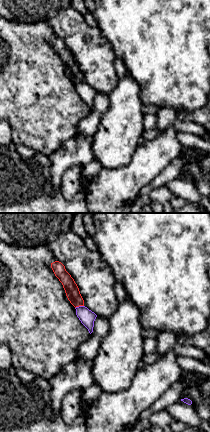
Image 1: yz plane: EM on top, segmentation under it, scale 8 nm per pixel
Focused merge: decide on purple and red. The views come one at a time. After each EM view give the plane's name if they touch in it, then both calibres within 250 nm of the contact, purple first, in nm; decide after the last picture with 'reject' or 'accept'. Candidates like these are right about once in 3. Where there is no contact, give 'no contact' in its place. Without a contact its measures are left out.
yz | 120/110 nm

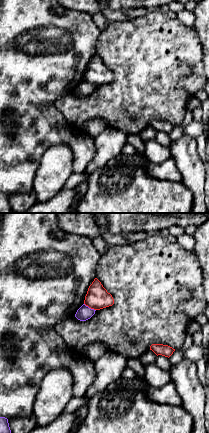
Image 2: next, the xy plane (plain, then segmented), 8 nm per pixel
xy | 120/190 nm

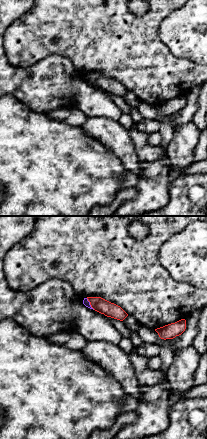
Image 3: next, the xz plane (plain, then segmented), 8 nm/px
xz | 50/120 nm

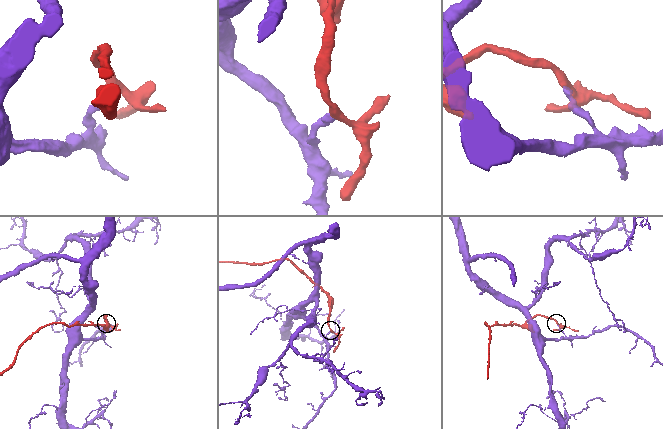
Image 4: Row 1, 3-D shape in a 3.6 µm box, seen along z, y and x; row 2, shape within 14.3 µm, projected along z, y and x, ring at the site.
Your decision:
reject

